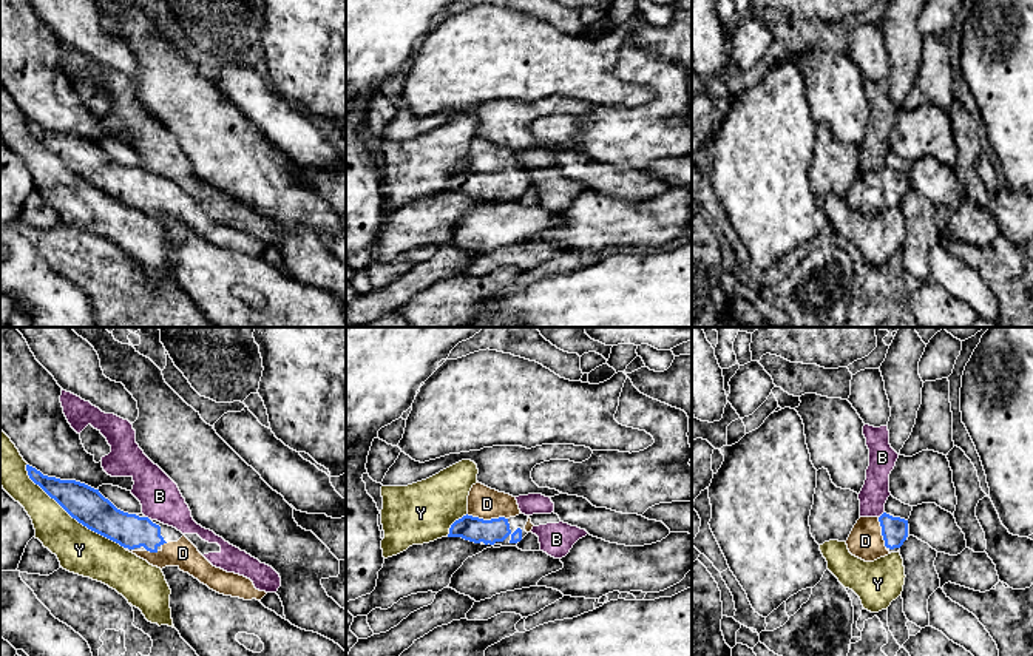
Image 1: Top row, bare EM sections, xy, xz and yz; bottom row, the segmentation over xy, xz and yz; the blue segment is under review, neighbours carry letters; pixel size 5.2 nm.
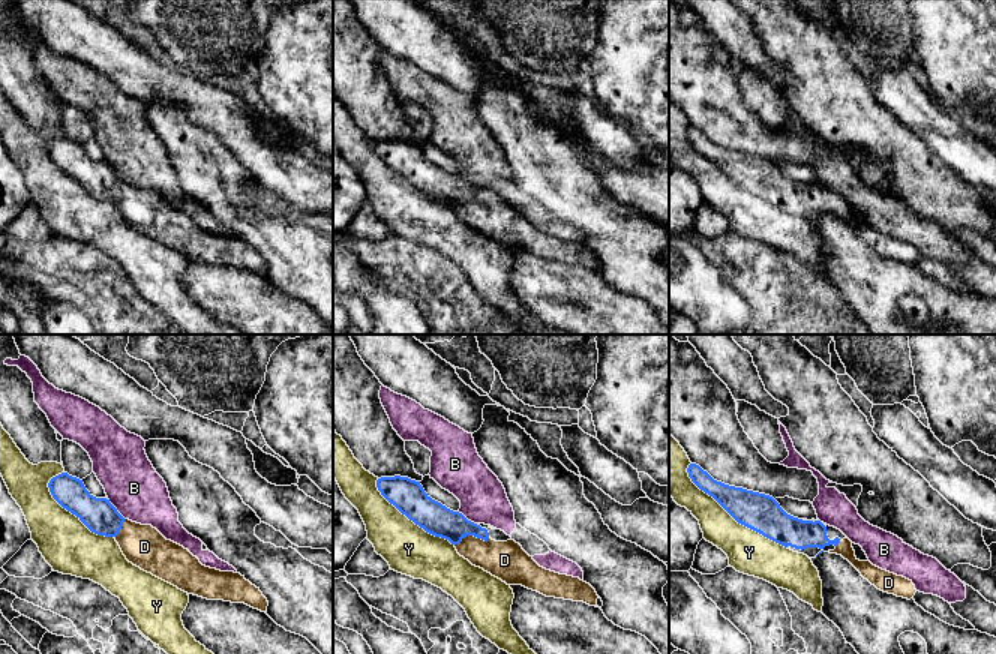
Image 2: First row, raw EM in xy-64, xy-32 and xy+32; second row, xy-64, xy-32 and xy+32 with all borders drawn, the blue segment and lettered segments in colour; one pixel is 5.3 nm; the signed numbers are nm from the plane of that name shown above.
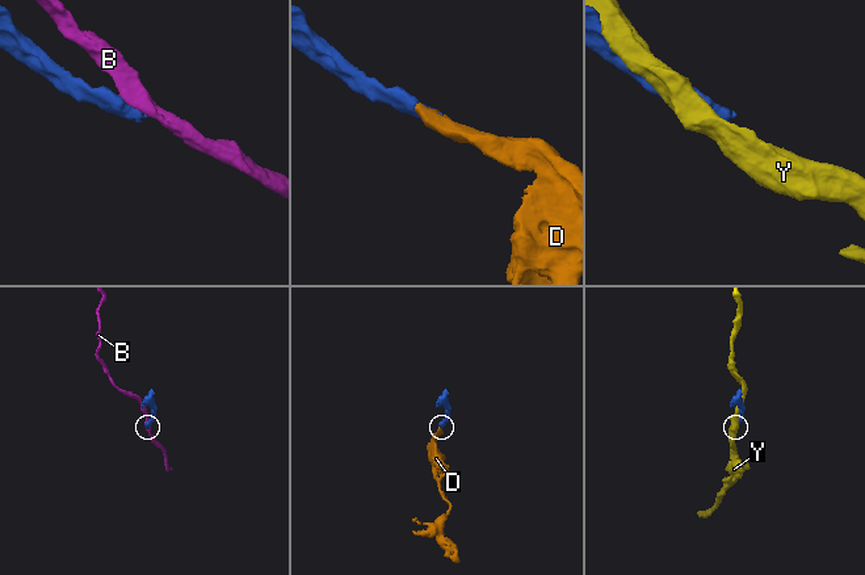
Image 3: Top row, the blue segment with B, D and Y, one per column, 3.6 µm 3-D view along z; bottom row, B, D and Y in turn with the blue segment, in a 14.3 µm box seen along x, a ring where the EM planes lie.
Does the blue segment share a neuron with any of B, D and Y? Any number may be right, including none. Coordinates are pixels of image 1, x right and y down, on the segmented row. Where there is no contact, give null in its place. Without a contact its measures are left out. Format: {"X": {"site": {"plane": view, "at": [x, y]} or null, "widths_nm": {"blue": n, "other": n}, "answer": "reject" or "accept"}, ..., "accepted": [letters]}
{"B": {"site": {"plane": "yz", "at": [882, 514]}, "widths_nm": {"blue": 140, "other": 140}, "answer": "reject"}, "D": {"site": {"plane": "xz", "at": [487, 520]}, "widths_nm": {"blue": 130, "other": 170}, "answer": "accept"}, "Y": {"site": {"plane": "xy", "at": [71, 516]}, "widths_nm": {"blue": 190, "other": 240}, "answer": "reject"}, "accepted": ["D"]}

